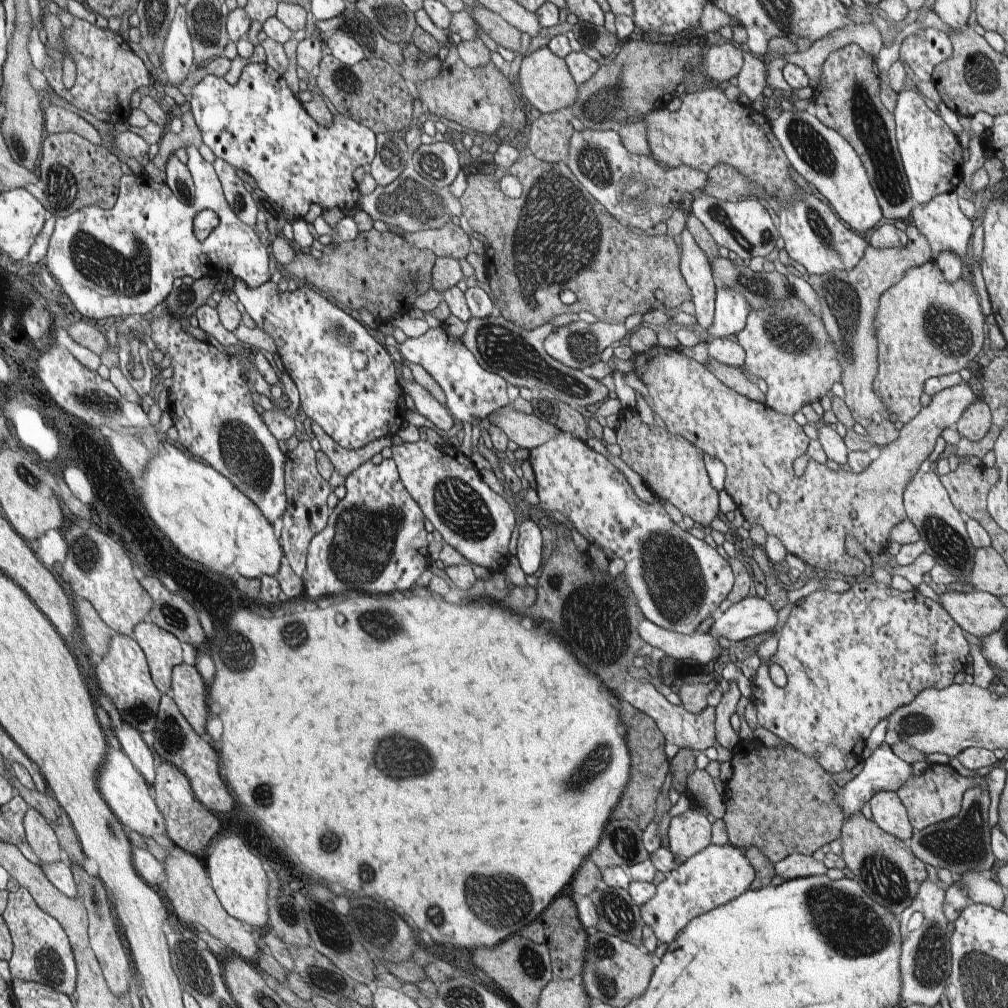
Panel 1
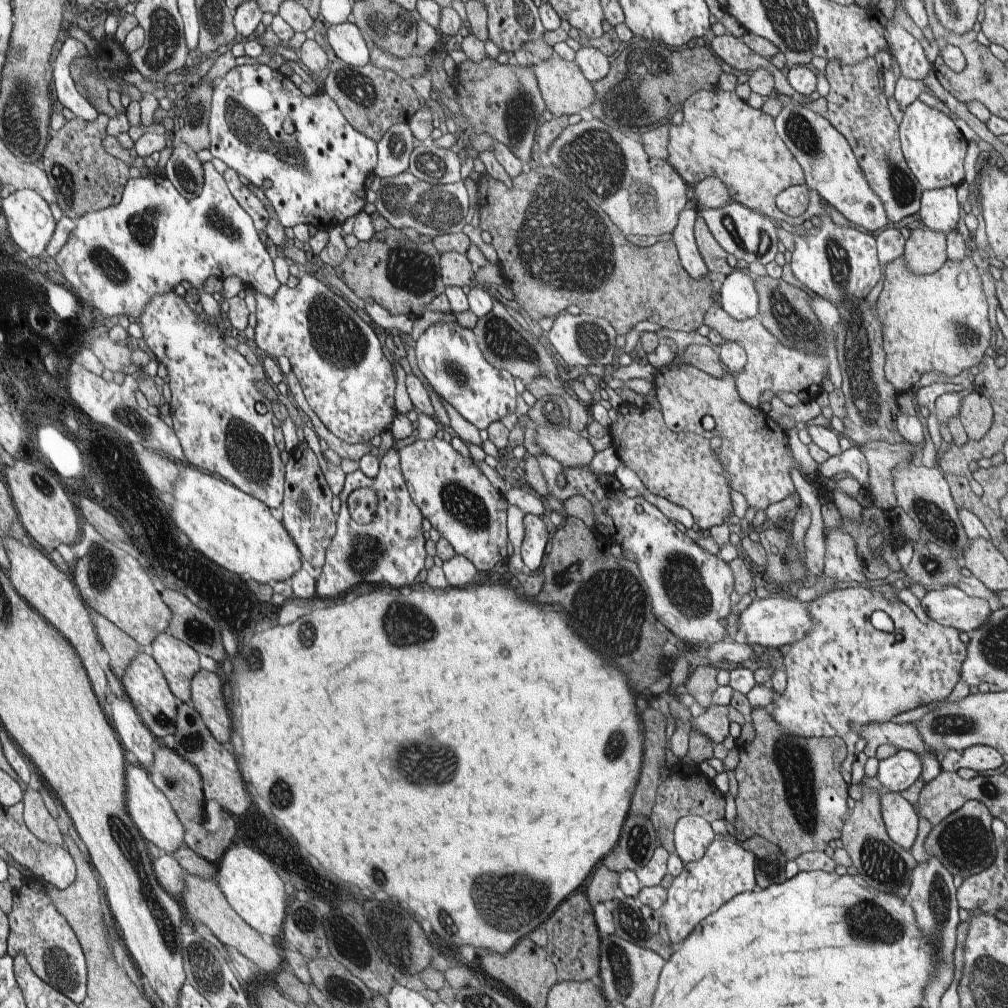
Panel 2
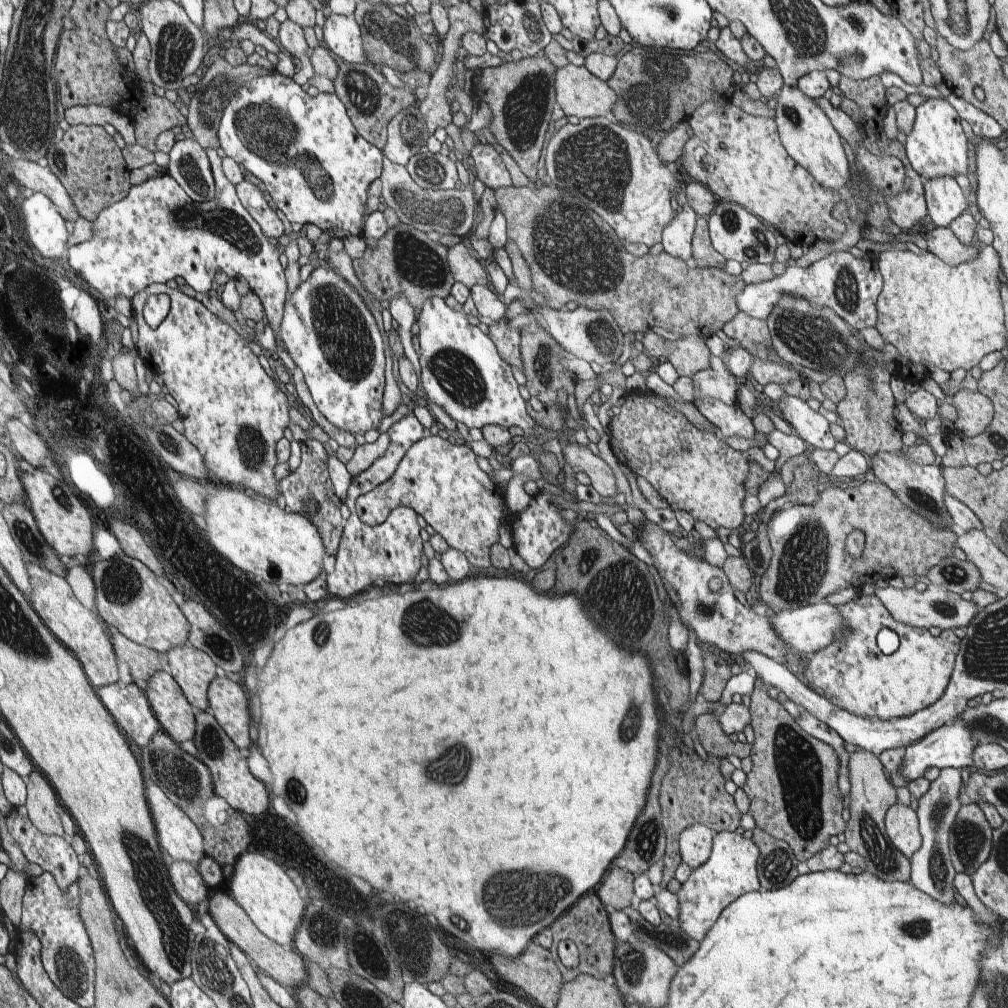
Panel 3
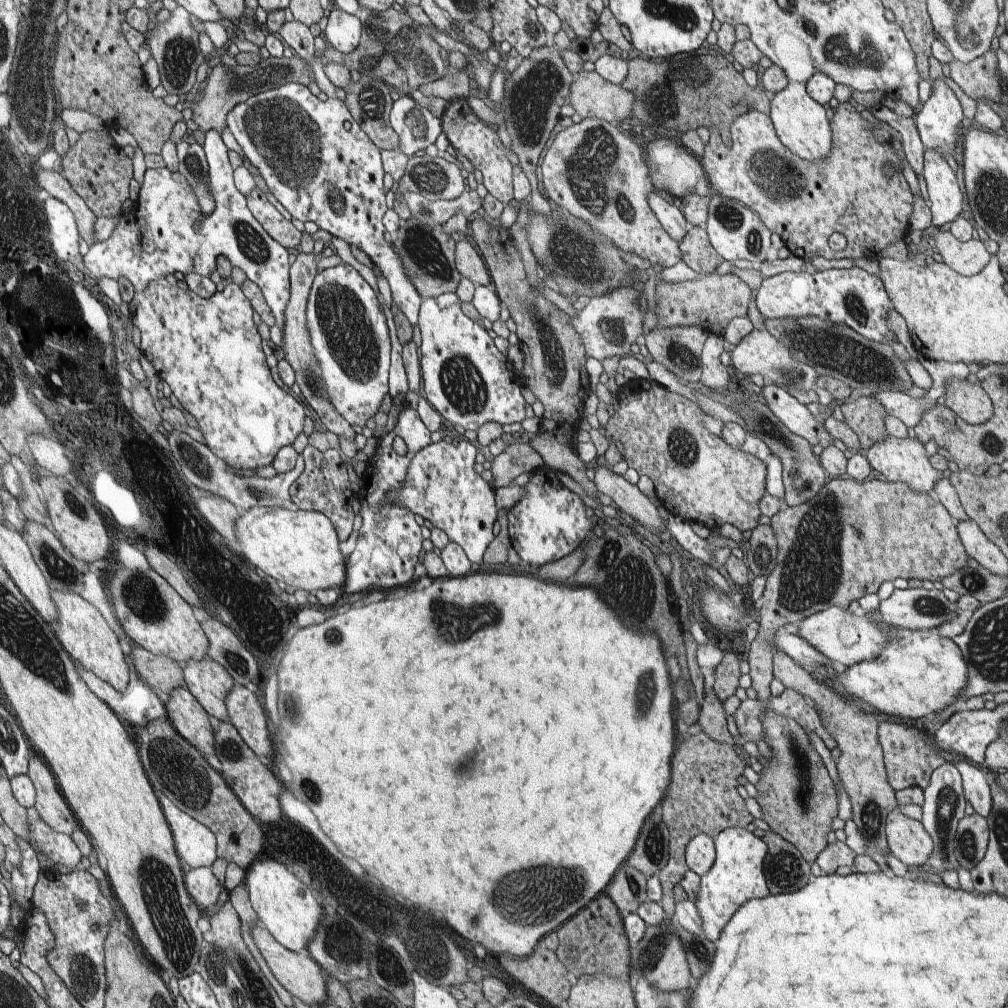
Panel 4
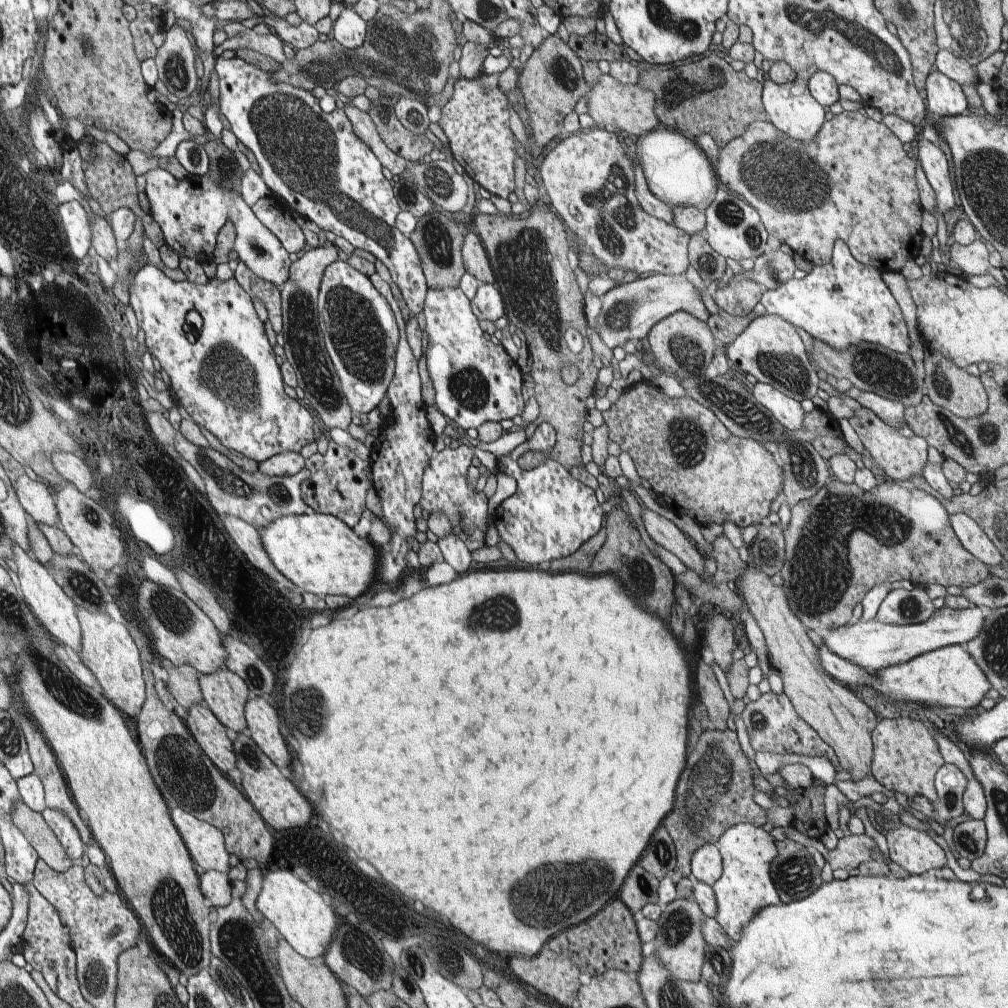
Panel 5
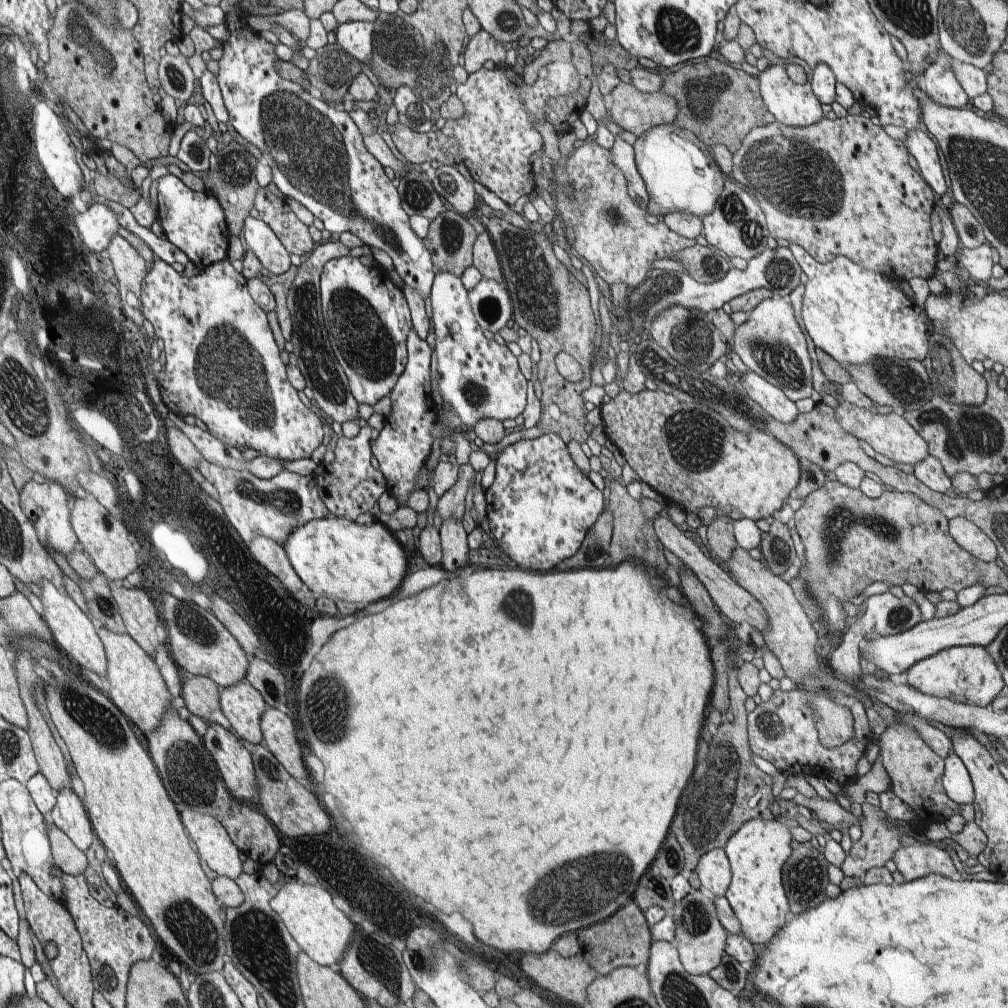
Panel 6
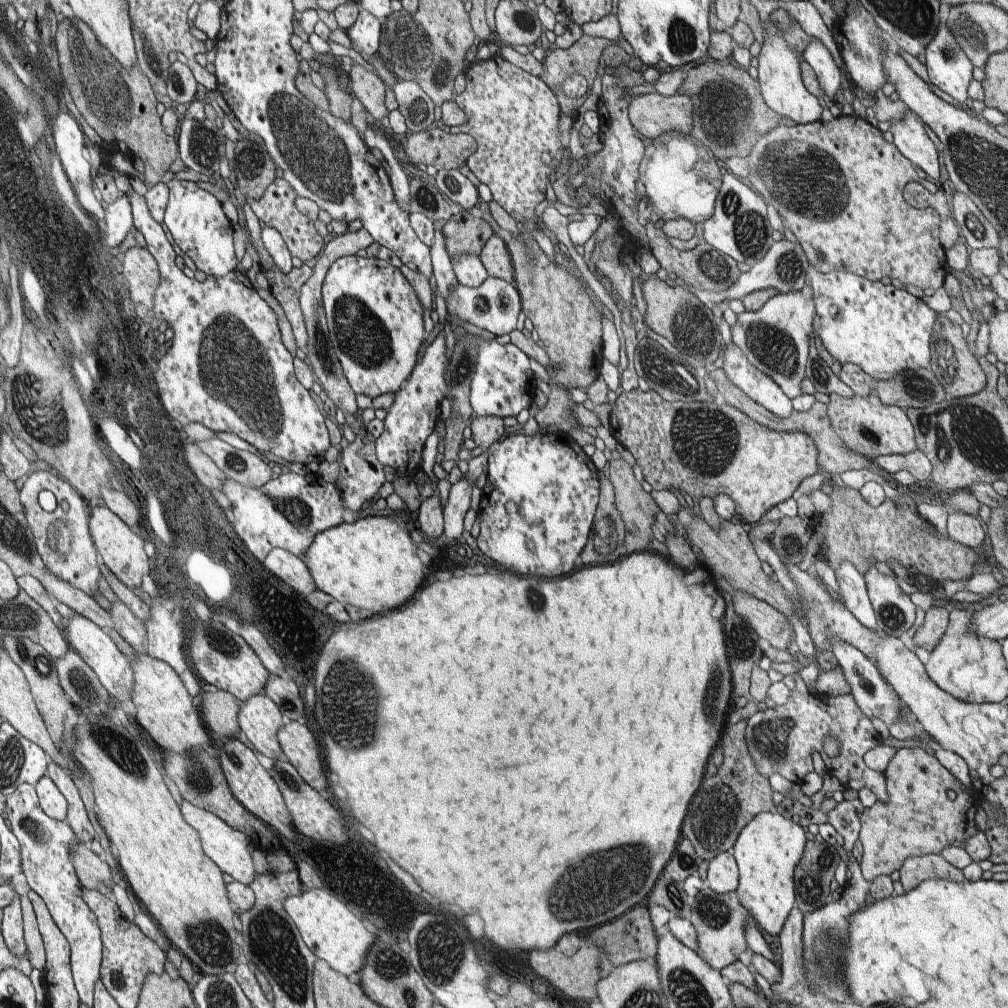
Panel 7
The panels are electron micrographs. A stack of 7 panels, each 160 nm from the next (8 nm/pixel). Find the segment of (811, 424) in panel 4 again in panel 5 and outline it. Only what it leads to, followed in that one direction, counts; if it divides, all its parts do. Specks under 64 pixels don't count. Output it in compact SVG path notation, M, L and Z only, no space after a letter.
M760 381L754 386L750 386L750 391L754 398L763 404L783 427L788 430L801 428L805 412L799 401L782 394L780 390L770 384Z

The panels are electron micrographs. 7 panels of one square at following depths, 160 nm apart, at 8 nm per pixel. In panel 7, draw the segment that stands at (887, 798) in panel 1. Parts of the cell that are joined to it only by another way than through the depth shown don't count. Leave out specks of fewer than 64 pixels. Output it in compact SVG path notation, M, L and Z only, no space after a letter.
M941 854L908 857L899 872L905 892L914 890L928 879L946 879L955 883L965 880L962 870L948 863Z

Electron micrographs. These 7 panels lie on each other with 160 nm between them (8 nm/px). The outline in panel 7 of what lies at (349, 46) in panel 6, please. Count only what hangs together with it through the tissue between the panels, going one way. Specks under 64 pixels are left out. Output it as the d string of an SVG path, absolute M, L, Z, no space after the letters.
M361 9L356 22L346 31L352 48L368 56L377 54L381 43L382 21Z

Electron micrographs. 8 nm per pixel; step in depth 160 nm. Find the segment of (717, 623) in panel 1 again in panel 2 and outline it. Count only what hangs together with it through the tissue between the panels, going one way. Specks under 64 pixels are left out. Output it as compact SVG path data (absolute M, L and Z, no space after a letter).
M773 595L767 599L759 599L740 616L739 630L746 634L748 644L760 644L763 647L785 649L794 642L803 639L812 628L813 616L809 611L809 604L800 601L798 598L785 598L784 596Z

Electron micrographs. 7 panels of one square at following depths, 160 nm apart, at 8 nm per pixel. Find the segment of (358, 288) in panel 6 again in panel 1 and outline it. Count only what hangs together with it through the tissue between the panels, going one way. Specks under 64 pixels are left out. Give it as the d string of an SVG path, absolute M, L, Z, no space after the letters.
M236 279L232 291L242 303L246 312L268 336L274 338L278 347L276 353L280 369L290 375L300 393L300 408L312 423L318 424L334 442L346 450L362 449L370 442L390 437L400 432L406 420L407 407L404 406L404 392L398 384L396 368L390 354L368 334L368 330L356 322L350 314L328 302L308 284L301 283L294 292L275 293L274 286L266 284L252 290L246 282Z

